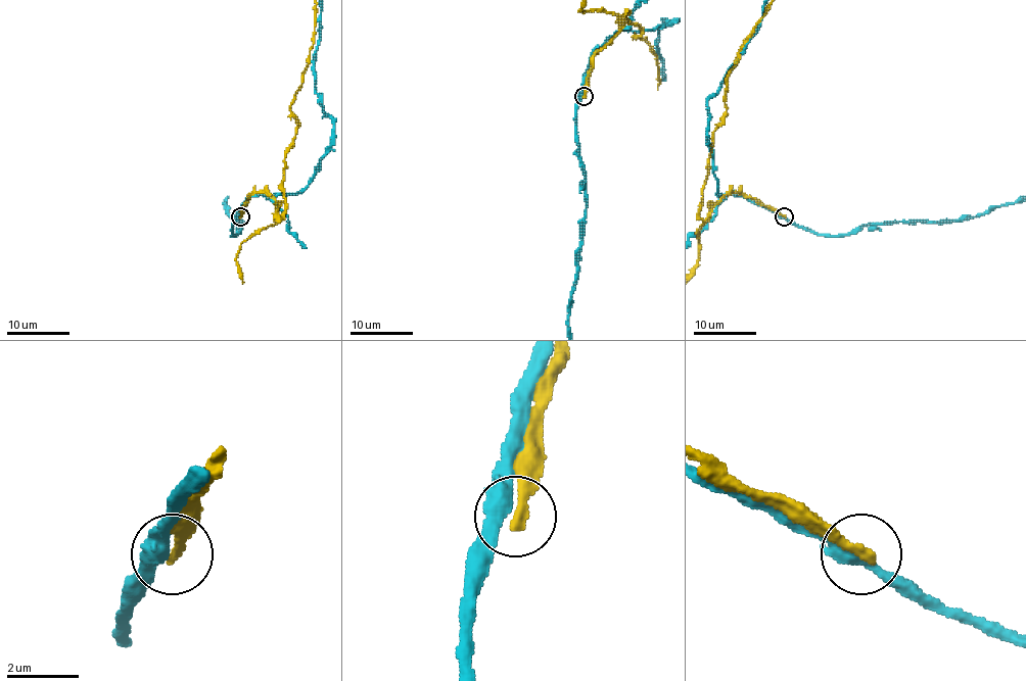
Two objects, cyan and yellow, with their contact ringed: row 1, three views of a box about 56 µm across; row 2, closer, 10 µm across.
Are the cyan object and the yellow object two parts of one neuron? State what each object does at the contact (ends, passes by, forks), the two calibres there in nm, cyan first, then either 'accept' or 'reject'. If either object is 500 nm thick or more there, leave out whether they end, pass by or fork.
cyan passes by; yellow ends; calibres 440 and 280 nm; reject

